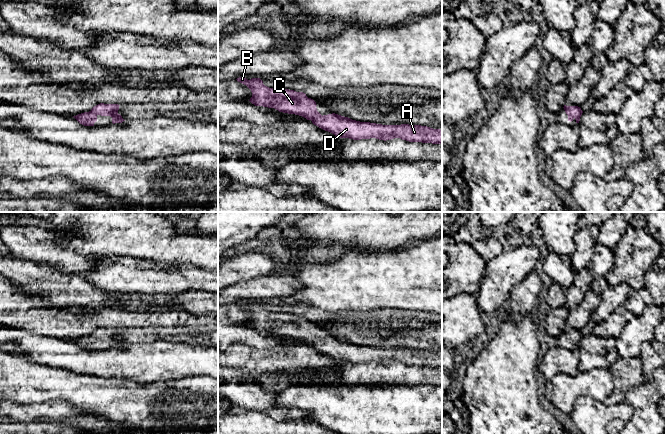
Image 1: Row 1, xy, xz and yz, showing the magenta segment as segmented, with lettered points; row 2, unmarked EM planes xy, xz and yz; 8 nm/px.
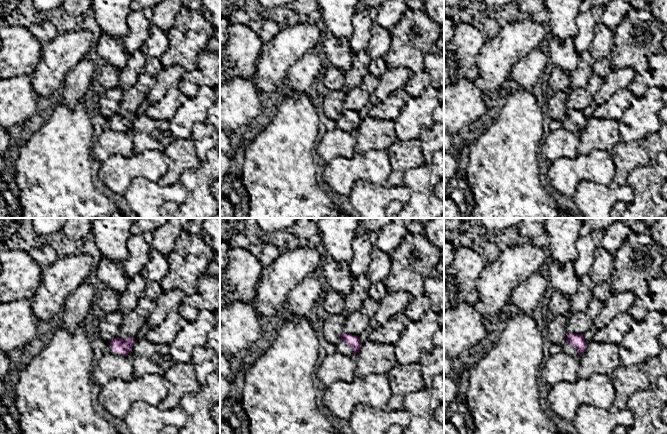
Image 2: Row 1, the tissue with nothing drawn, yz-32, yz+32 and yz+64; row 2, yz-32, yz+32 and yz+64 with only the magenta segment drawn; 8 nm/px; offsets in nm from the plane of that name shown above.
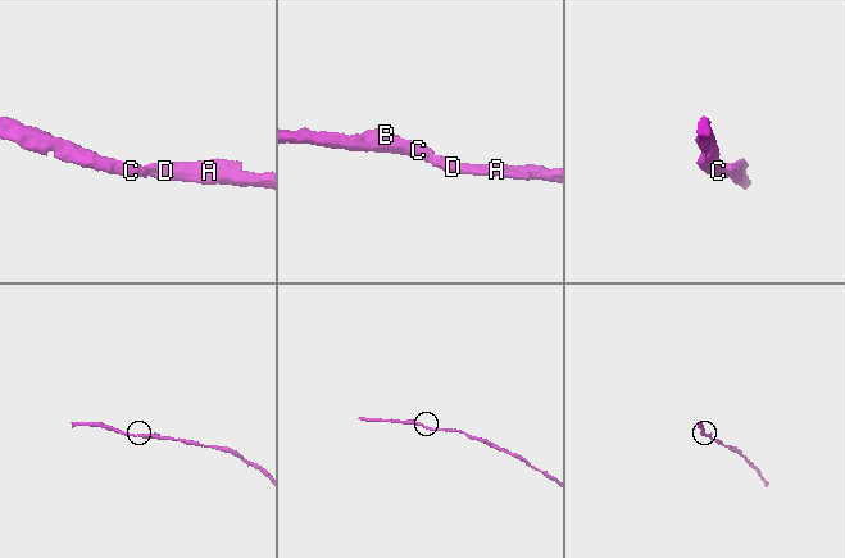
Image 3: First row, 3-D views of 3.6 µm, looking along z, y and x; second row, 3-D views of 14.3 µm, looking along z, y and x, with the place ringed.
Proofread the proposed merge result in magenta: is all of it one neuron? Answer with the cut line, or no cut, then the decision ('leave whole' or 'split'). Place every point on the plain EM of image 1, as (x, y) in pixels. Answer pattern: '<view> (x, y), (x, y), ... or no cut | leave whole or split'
no cut | leave whole

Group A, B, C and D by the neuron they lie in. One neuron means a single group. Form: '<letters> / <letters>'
A B C D

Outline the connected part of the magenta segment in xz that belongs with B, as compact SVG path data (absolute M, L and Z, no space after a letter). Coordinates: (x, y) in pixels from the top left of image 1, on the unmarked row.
M260 302L236 303L252 316L250 326L255 330L274 332L279 336L295 338L311 344L319 352L340 362L353 364L376 362L391 364L400 362L409 366L442 368L442 354L421 349L382 349L352 344L335 337L321 339L316 326L303 316L289 313L269 312Z

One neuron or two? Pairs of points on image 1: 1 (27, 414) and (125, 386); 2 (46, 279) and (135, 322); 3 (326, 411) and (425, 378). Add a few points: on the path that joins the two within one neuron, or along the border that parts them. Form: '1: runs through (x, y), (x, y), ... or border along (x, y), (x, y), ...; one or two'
1: border along (44, 402), (65, 399), (90, 411); two
2: border along (110, 306), (90, 309); two
3: border along (430, 384), (398, 385); two

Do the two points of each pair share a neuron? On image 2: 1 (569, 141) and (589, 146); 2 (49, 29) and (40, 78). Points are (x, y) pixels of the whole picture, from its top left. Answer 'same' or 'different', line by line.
1: different
2: different

